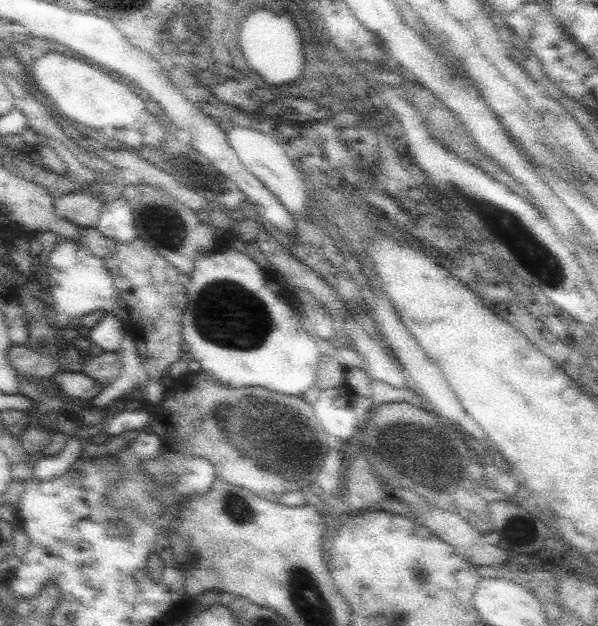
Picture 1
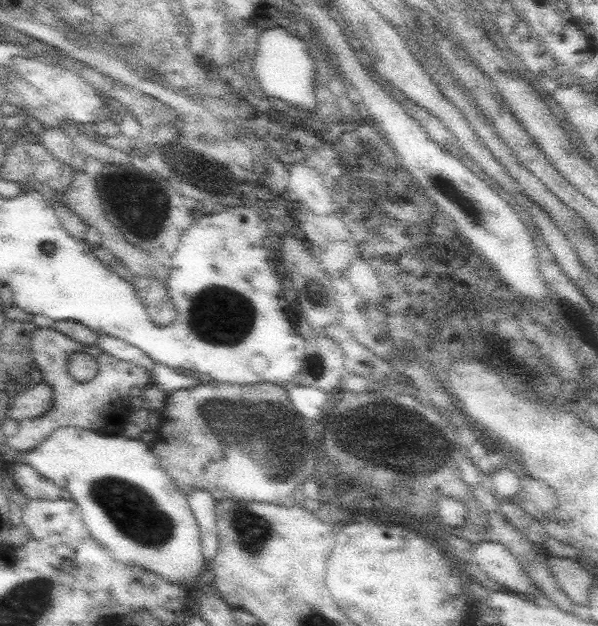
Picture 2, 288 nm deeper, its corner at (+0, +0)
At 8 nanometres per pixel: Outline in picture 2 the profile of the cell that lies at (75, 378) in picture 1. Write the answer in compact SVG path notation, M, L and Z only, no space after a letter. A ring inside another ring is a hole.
M43 380L31 388L21 390L13 402L9 404L7 418L13 418L17 424L23 420L39 418L43 416L53 404L53 392L51 386L47 386Z

